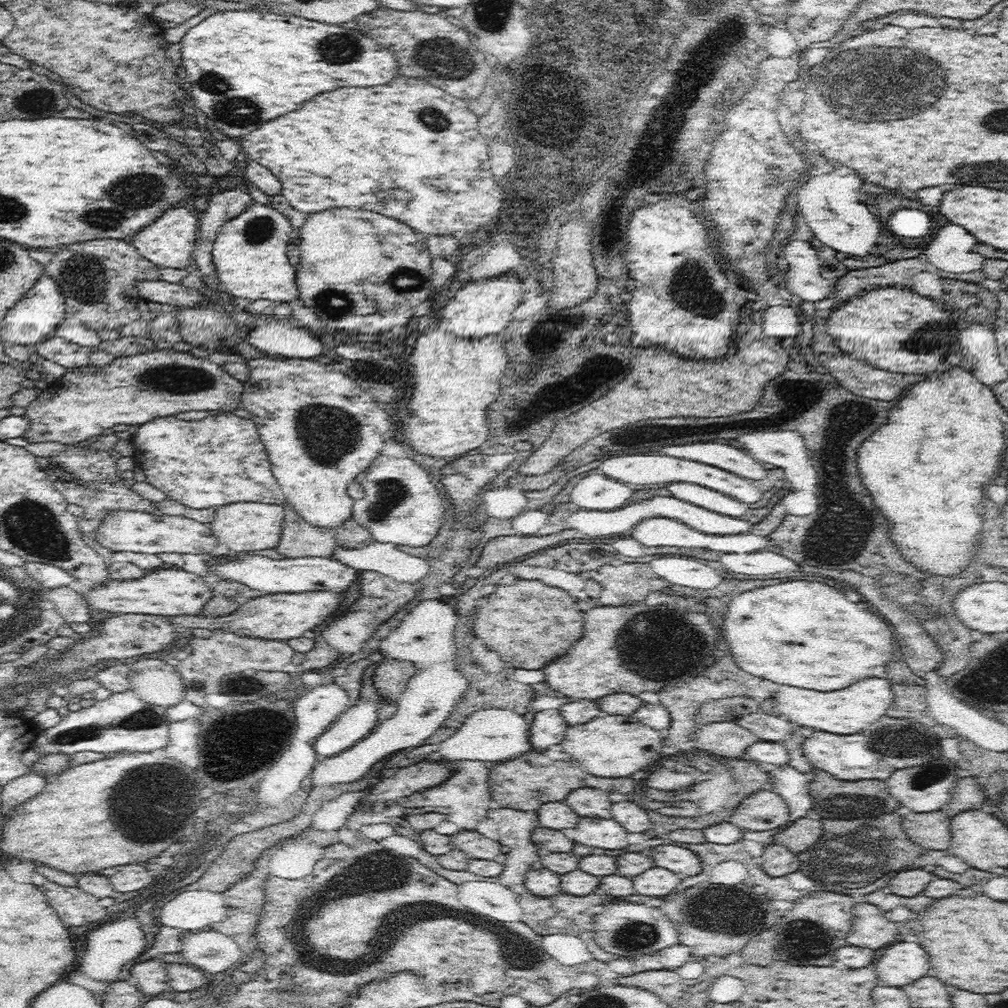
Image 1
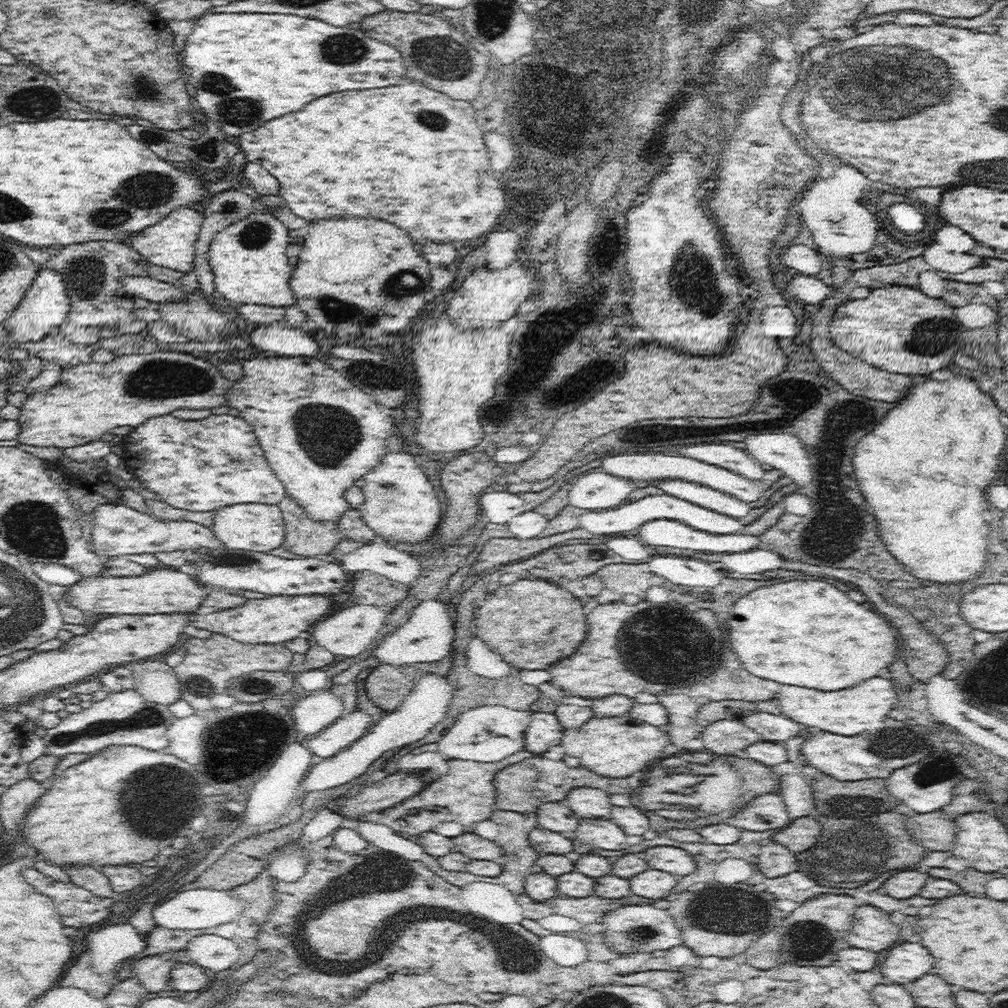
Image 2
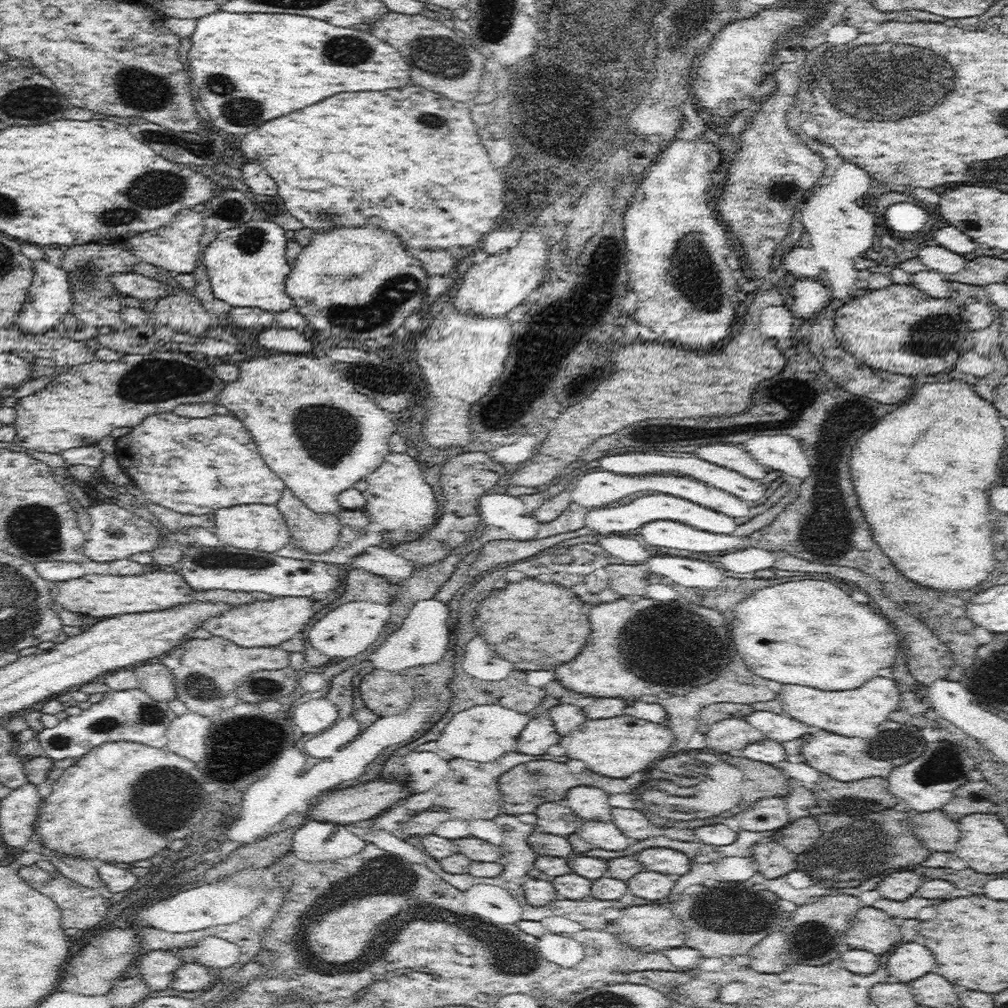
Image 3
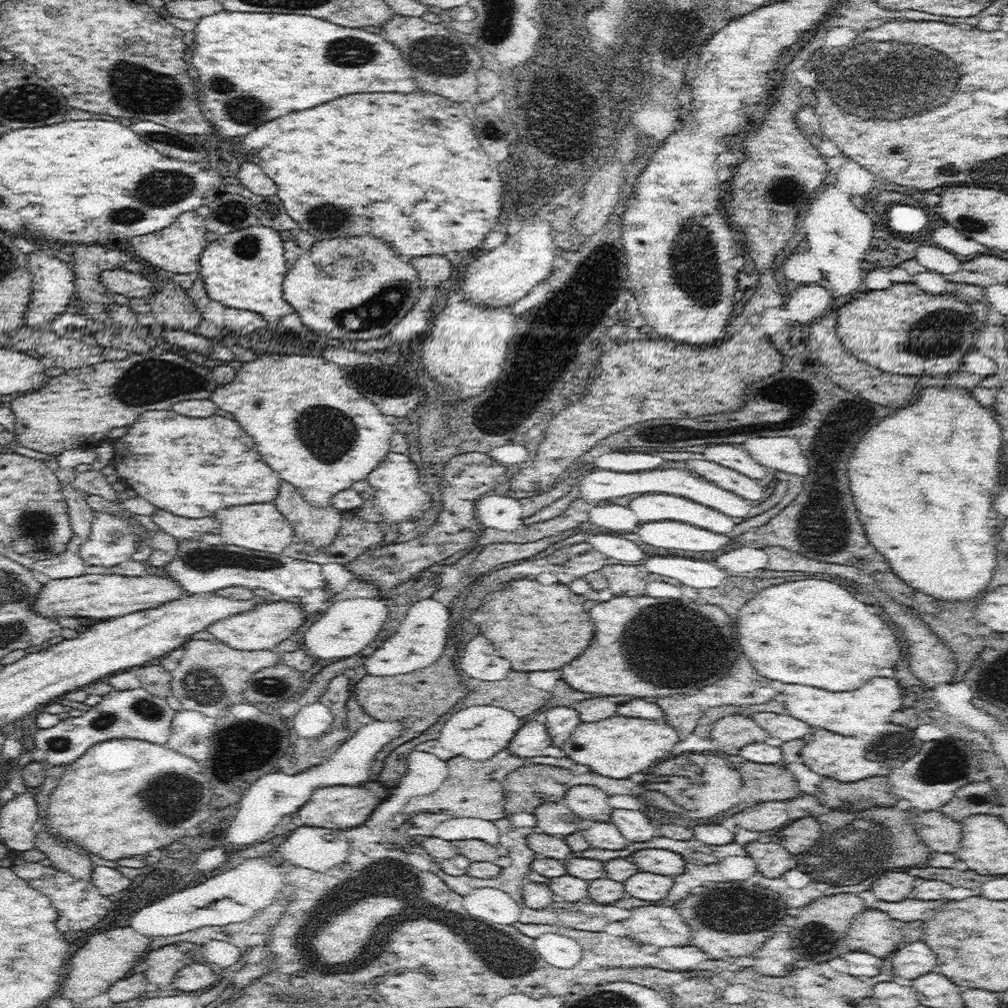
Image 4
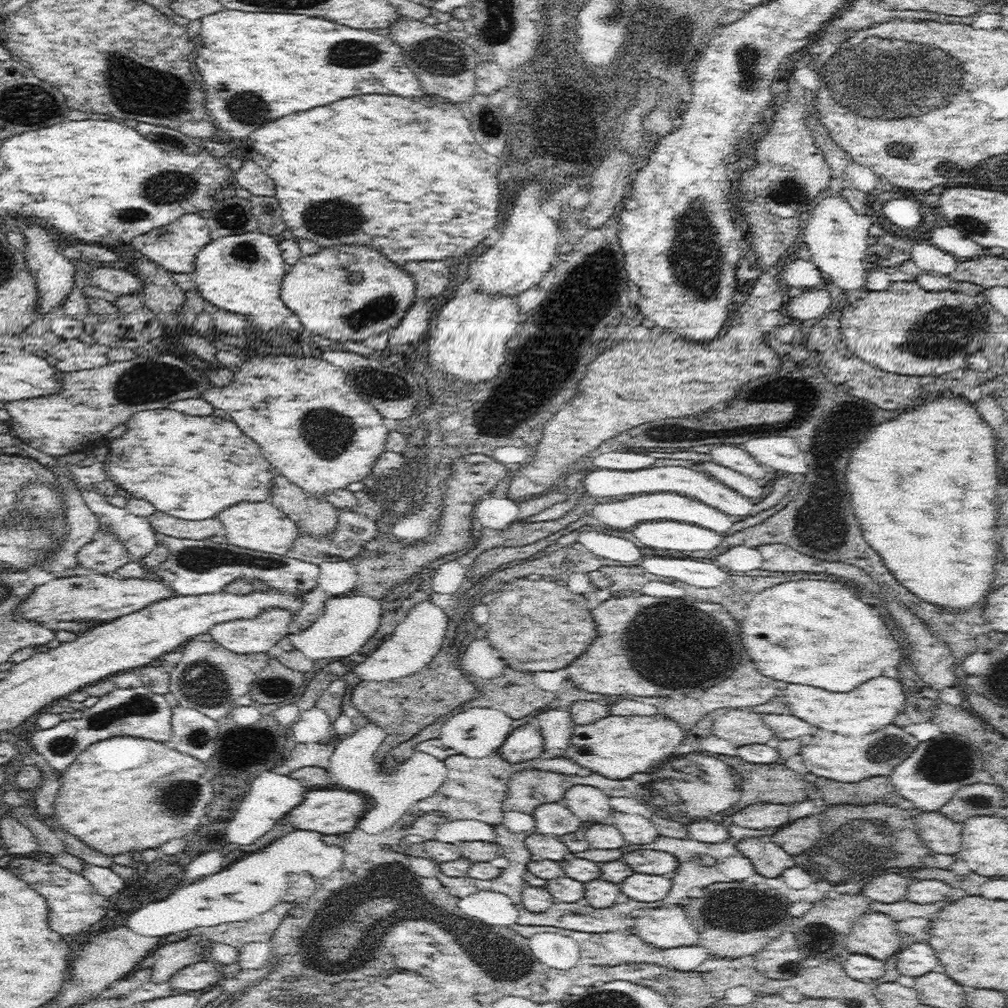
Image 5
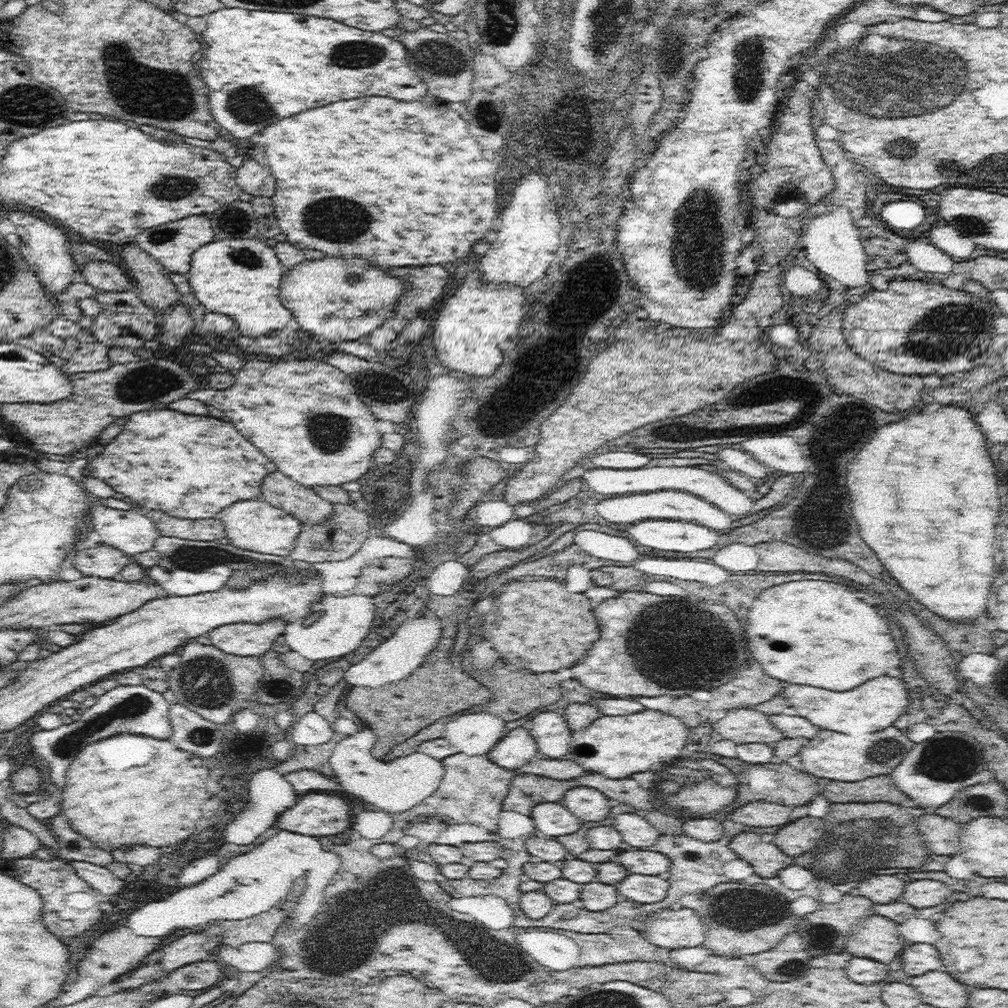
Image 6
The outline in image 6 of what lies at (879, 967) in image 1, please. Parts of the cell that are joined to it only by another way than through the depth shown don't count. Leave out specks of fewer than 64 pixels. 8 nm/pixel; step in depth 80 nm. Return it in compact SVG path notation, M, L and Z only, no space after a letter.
M912 943L906 945L904 951L900 954L904 973L906 976L920 976L942 968L940 954L932 944Z

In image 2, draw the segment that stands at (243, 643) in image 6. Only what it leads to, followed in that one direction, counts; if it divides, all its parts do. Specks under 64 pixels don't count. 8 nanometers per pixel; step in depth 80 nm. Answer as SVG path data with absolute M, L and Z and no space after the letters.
M303 594L296 596L269 595L267 598L247 599L239 607L220 610L206 615L190 613L186 625L204 628L212 633L226 635L242 643L255 644L280 644L300 636L306 628L314 626L324 614L330 614L330 606L336 600L332 596L323 594Z

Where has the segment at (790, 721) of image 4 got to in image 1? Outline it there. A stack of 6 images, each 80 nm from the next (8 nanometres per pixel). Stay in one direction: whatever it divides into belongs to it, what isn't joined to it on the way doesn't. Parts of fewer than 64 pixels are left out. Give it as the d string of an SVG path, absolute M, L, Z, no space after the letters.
M758 710L738 717L736 724L747 728L758 737L758 741L781 742L790 734L796 726L790 720L784 720L784 716L774 716Z

